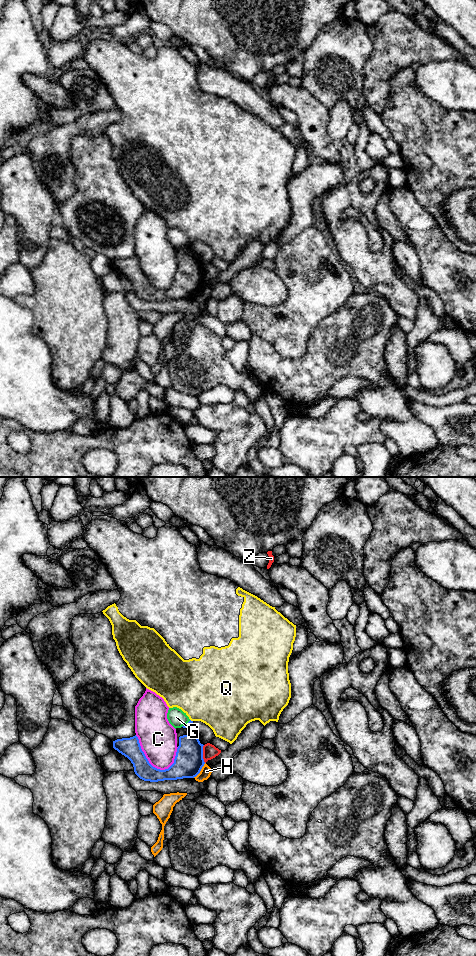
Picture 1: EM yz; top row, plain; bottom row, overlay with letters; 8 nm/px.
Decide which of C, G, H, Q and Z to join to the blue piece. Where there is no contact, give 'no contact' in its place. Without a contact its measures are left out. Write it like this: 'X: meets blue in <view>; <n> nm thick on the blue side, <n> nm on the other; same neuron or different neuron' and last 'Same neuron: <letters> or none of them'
C: meets blue in yz; 160 nm thick on the blue side, 300 nm on the other; different neuron
G: meets blue in yz; 220 nm thick on the blue side, 150 nm on the other; different neuron
H: meets blue in yz; 240 nm thick on the blue side, 90 nm on the other; different neuron
Q: meets blue in yz; 200 nm thick on the blue side, 460 nm on the other; different neuron
Z: meets blue in yz; 240 nm thick on the blue side, 110 nm on the other; different neuron
Same neuron: none of them

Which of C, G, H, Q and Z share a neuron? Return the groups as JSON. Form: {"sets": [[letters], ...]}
{"sets": [["C"], ["G"], ["H"], ["Q"], ["Z"]]}

